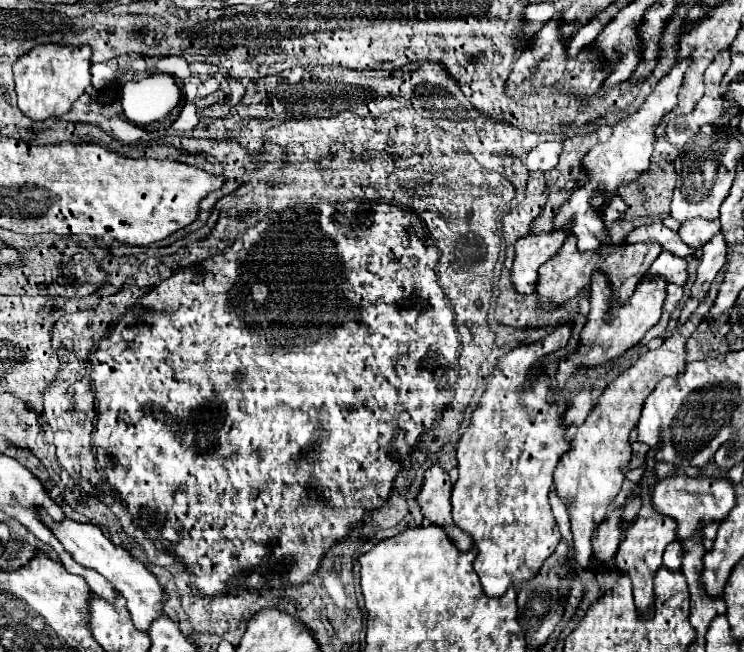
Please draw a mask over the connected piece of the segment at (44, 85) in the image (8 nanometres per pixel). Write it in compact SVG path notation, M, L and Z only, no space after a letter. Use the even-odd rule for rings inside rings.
M42 44L24 54L16 64L14 64L14 82L16 82L16 94L18 94L18 108L22 110L24 116L30 120L48 120L48 118L58 118L66 114L76 98L86 92L90 86L90 46L60 46L60 44ZM52 50L62 50L62 56L54 56Z

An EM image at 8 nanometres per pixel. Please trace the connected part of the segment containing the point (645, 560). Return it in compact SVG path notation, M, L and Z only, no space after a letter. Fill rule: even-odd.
M642 480L640 484L640 498L642 498L642 508L638 510L638 516L634 518L632 526L626 530L626 536L616 552L614 564L616 570L622 576L628 576L632 582L632 592L634 592L634 604L640 612L648 612L654 604L654 592L652 592L652 578L658 572L658 568L662 566L662 554L666 544L670 544L672 540L676 540L676 522L670 516L662 516L658 512L652 510L650 504L650 482Z

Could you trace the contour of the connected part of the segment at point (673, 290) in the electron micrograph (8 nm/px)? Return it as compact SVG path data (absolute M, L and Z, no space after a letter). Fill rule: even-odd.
M668 284L668 286L666 286L666 300L663 309L672 313L678 307L680 298L682 298L682 286Z

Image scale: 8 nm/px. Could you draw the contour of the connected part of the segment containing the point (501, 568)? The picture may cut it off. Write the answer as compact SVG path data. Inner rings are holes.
M558 326L546 338L524 344L508 352L498 360L496 370L488 378L488 388L474 410L472 422L468 430L462 434L456 450L458 460L458 482L452 490L452 518L454 524L468 532L474 540L474 548L478 550L474 560L474 570L480 576L482 590L488 597L500 597L512 584L520 584L532 580L544 560L556 550L560 542L560 530L552 516L548 504L548 492L552 488L552 472L558 466L560 456L568 450L568 442L564 438L562 414L566 400L548 398L550 378L540 374L534 382L528 372L532 366L540 366L540 360L566 346L570 338L570 326Z

